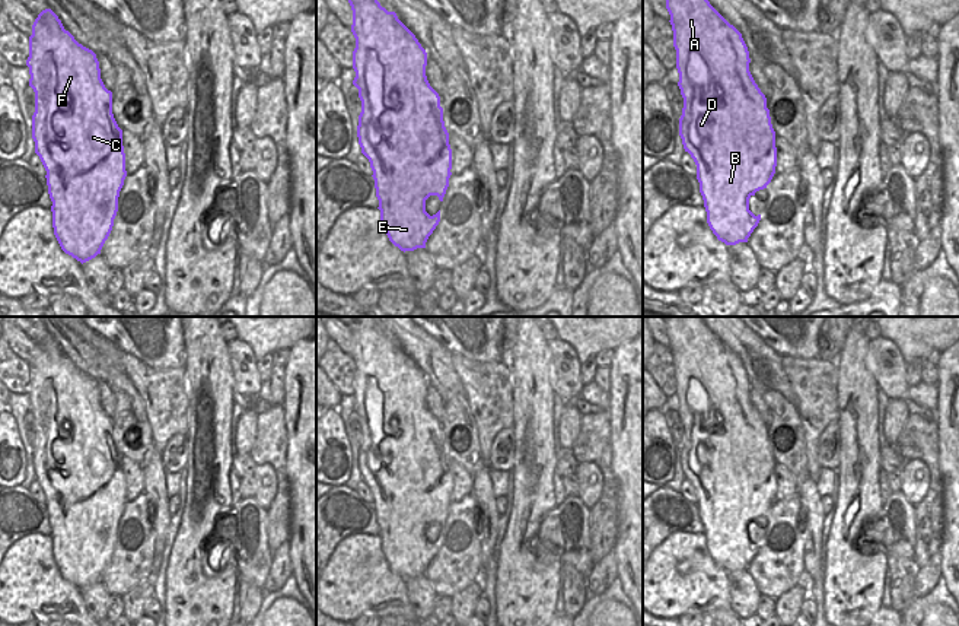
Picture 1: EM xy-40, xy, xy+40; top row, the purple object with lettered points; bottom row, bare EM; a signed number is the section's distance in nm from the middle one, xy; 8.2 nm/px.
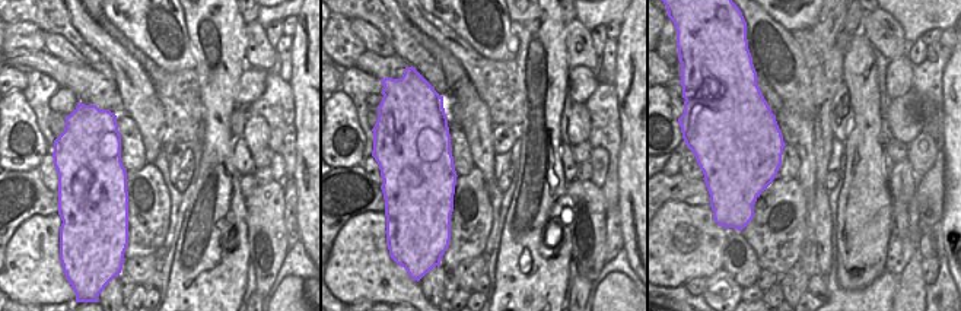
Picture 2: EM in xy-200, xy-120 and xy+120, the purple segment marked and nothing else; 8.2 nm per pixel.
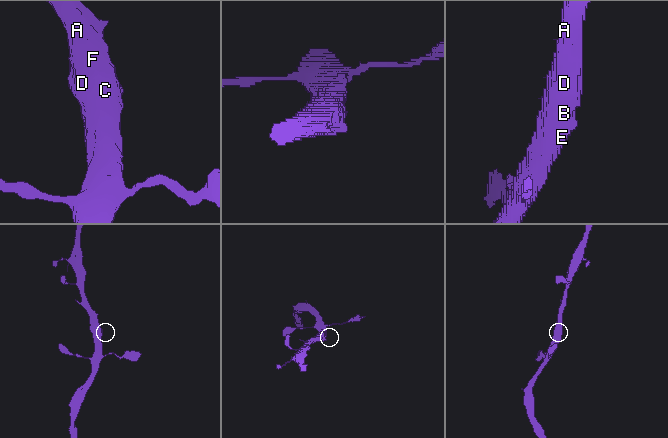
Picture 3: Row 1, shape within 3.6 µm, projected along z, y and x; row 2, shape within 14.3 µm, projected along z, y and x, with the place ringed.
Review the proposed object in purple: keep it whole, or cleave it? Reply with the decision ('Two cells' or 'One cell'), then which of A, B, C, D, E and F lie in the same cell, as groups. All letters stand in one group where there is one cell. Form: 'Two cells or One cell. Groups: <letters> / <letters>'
One cell. Groups: A B C D E F

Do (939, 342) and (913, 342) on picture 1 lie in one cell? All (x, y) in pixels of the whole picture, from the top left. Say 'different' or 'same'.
same

